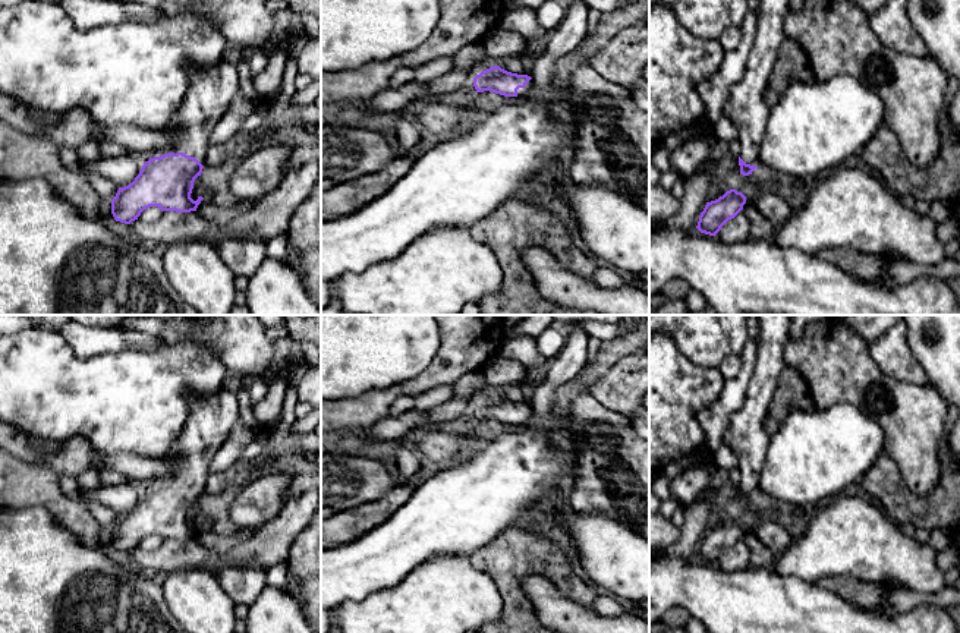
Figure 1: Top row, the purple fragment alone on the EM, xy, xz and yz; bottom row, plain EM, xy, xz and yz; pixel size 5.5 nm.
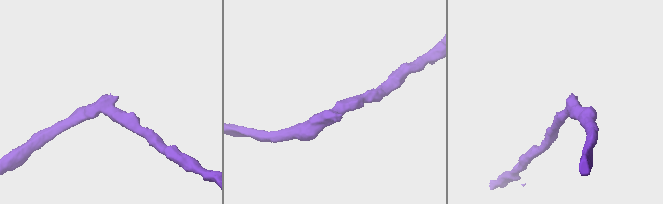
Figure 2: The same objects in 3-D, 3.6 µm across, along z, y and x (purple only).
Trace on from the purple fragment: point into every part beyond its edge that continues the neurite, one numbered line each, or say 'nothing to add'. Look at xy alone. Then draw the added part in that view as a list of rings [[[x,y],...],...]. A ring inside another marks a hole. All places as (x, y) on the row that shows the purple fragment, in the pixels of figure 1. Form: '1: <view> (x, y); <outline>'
1: xy (211, 90); [[[221,60],[208,67],[192,67],[191,84],[179,111],[163,130],[174,130],[174,154],[183,152],[207,163],[208,138],[229,110],[239,91],[239,75],[233,63]]]

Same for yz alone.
1: yz (745, 106); [[[761,0],[755,40],[740,82],[734,84],[724,106],[724,117],[739,129],[740,158],[758,166],[758,152],[767,132],[769,107],[764,98],[778,48],[786,40],[784,16],[790,0]]]

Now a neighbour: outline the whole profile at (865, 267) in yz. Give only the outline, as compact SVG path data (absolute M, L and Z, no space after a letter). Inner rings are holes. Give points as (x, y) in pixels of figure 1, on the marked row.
M825 248L816 256L825 262L838 267L844 274L859 281L878 283L890 287L896 283L884 273L884 256L863 253L853 248Z

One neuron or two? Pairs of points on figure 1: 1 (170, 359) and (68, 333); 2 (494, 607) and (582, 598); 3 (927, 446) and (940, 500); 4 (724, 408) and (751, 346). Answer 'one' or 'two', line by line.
1: two
2: two
3: two
4: one

